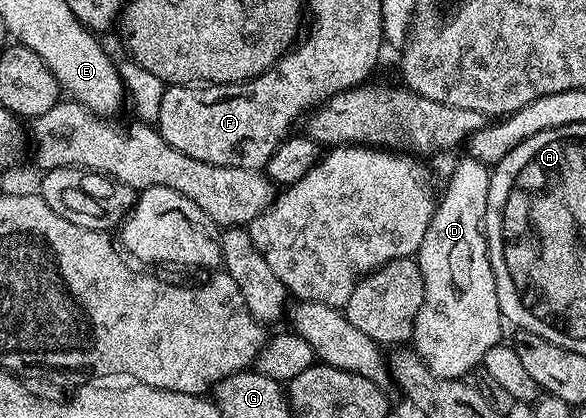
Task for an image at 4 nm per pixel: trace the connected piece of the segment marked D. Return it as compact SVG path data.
M468 155L463 156L463 161L455 163L446 190L443 193L441 190L437 198L434 214L428 223L428 231L424 231L424 243L420 243L416 254L420 275L424 279L424 303L420 307L420 315L416 315L412 349L437 377L449 381L465 378L465 373L472 372L474 368L477 370L486 352L503 340L504 318L498 306L496 279L492 271L490 252L486 246L484 228L491 172L491 166Z

